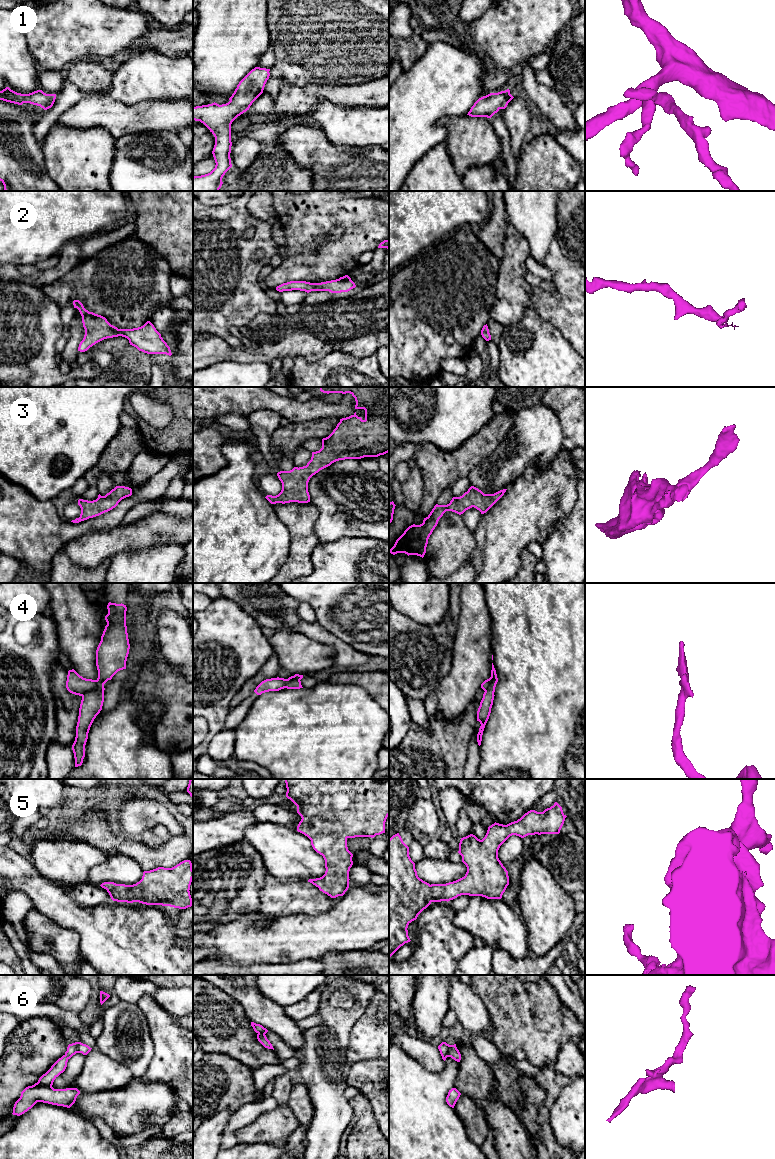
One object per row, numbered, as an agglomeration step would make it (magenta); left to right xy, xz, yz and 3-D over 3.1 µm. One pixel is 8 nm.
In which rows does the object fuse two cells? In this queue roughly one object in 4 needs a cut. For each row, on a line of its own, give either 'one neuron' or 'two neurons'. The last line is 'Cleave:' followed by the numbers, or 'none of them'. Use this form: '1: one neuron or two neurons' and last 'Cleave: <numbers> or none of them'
1: one neuron
2: one neuron
3: one neuron
4: two neurons
5: one neuron
6: one neuron
Cleave: 4

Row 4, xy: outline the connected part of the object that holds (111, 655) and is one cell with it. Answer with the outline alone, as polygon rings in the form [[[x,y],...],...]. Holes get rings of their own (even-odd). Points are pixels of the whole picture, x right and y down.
[[[109,602],[108,614],[105,616],[107,625],[96,650],[97,682],[102,687],[82,695],[79,708],[76,737],[72,745],[75,767],[81,766],[85,757],[85,745],[90,727],[102,710],[104,702],[104,684],[120,670],[126,669],[126,661],[130,644],[126,626],[127,607],[124,604]]]

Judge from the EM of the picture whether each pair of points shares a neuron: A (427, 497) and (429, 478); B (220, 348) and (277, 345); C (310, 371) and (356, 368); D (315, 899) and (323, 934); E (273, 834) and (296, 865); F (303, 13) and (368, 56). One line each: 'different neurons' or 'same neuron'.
A: same neuron
B: same neuron
C: same neuron
D: different neurons
E: same neuron
F: same neuron

